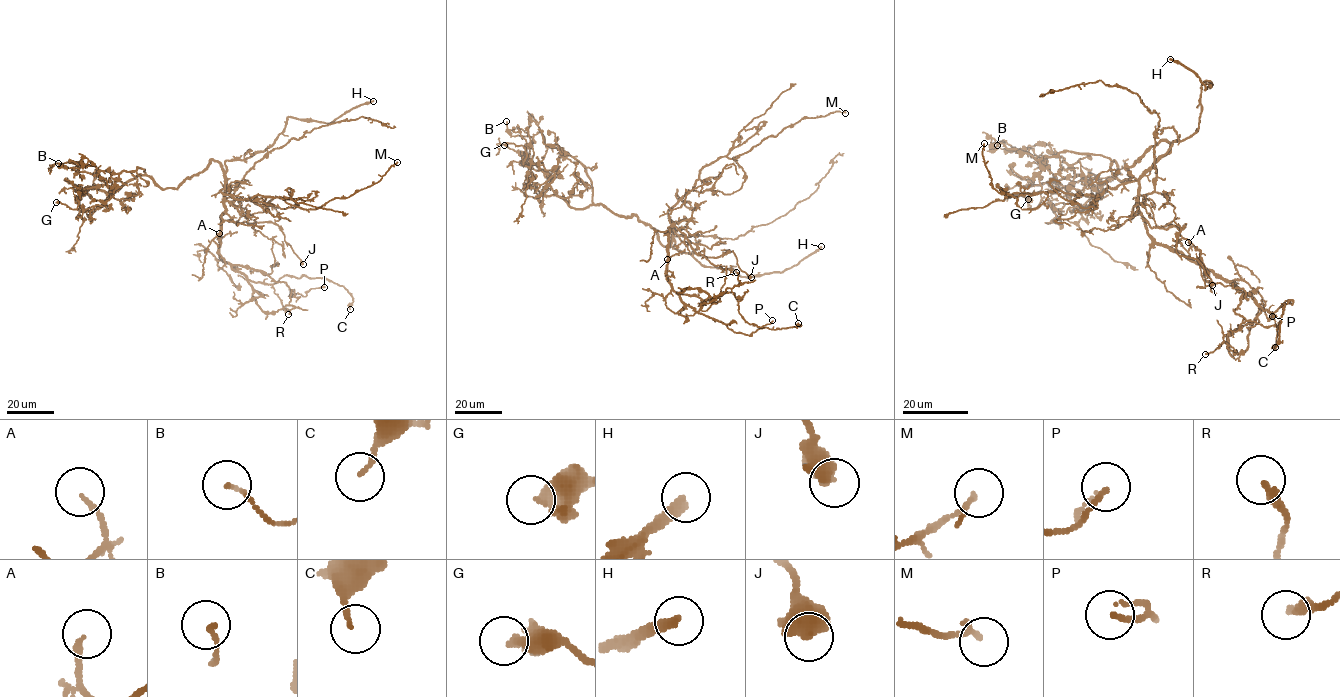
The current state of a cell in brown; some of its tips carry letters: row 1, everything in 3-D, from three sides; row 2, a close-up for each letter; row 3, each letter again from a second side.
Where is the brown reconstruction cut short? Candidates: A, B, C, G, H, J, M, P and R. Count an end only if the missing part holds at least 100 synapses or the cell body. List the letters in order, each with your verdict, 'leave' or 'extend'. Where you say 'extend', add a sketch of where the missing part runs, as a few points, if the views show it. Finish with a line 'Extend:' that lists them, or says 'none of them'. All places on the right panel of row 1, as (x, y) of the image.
A: leave
B: leave
C: leave
G: leave
H: extend; missing branch runs (1170, 59), (1135, 56), (1095, 60)
J: leave
M: leave
P: leave
R: leave
Extend: H

